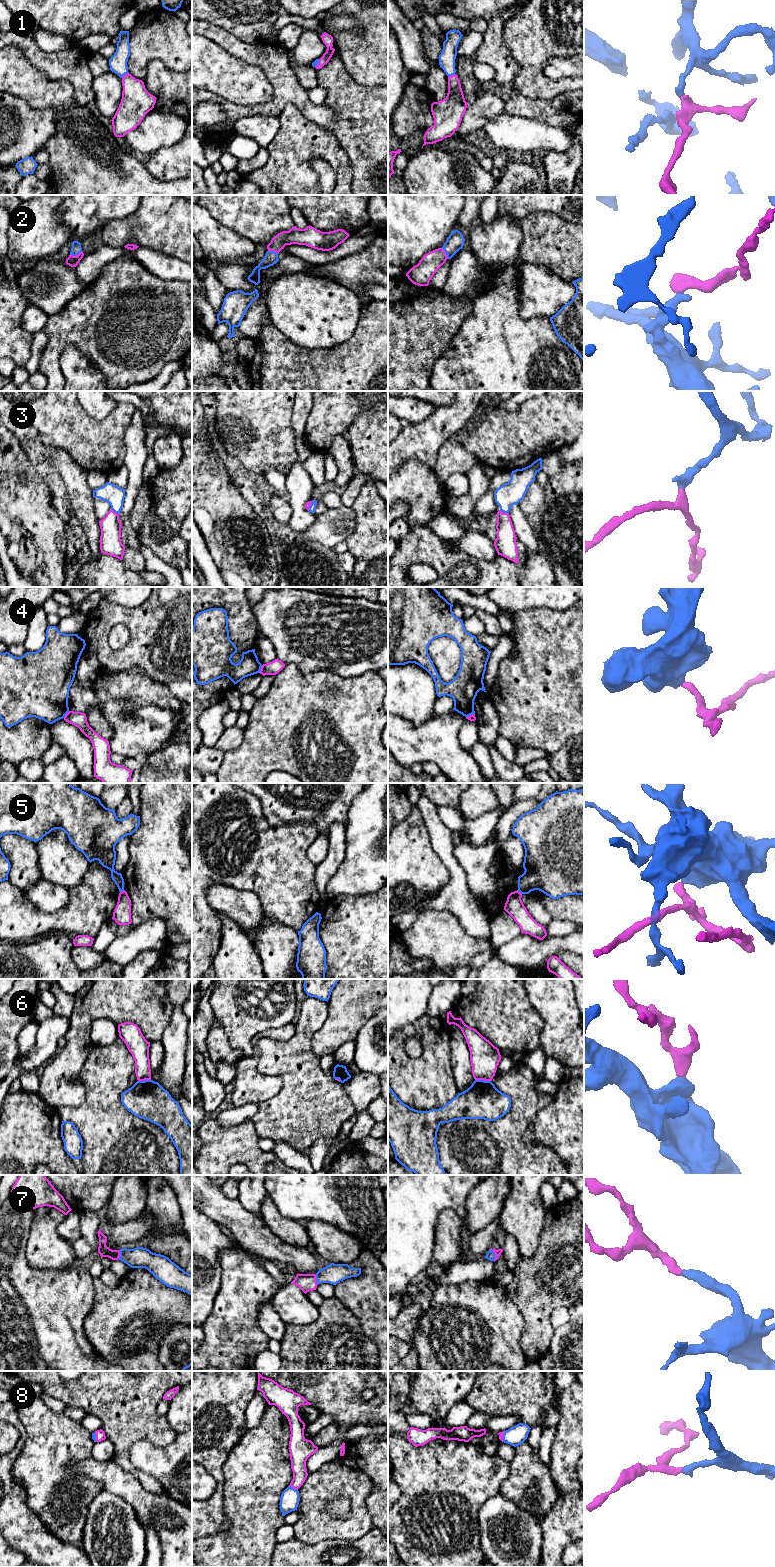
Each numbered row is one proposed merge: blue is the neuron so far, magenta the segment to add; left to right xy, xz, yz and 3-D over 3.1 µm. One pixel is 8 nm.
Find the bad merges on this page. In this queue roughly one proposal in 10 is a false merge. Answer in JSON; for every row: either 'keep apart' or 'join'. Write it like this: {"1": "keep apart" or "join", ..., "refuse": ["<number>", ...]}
{"1": "join", "2": "join", "3": "join", "4": "keep apart", "5": "keep apart", "6": "keep apart", "7": "join", "8": "join", "refuse": ["4", "5", "6"]}

